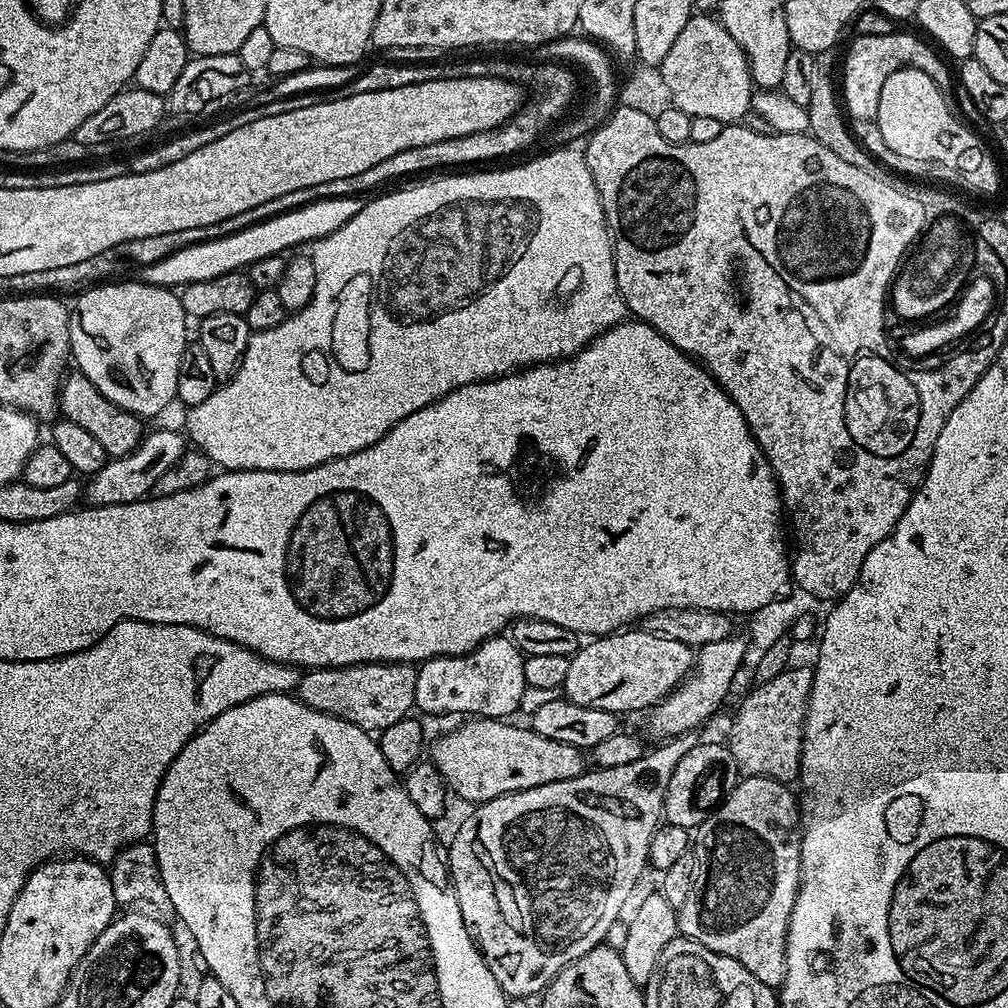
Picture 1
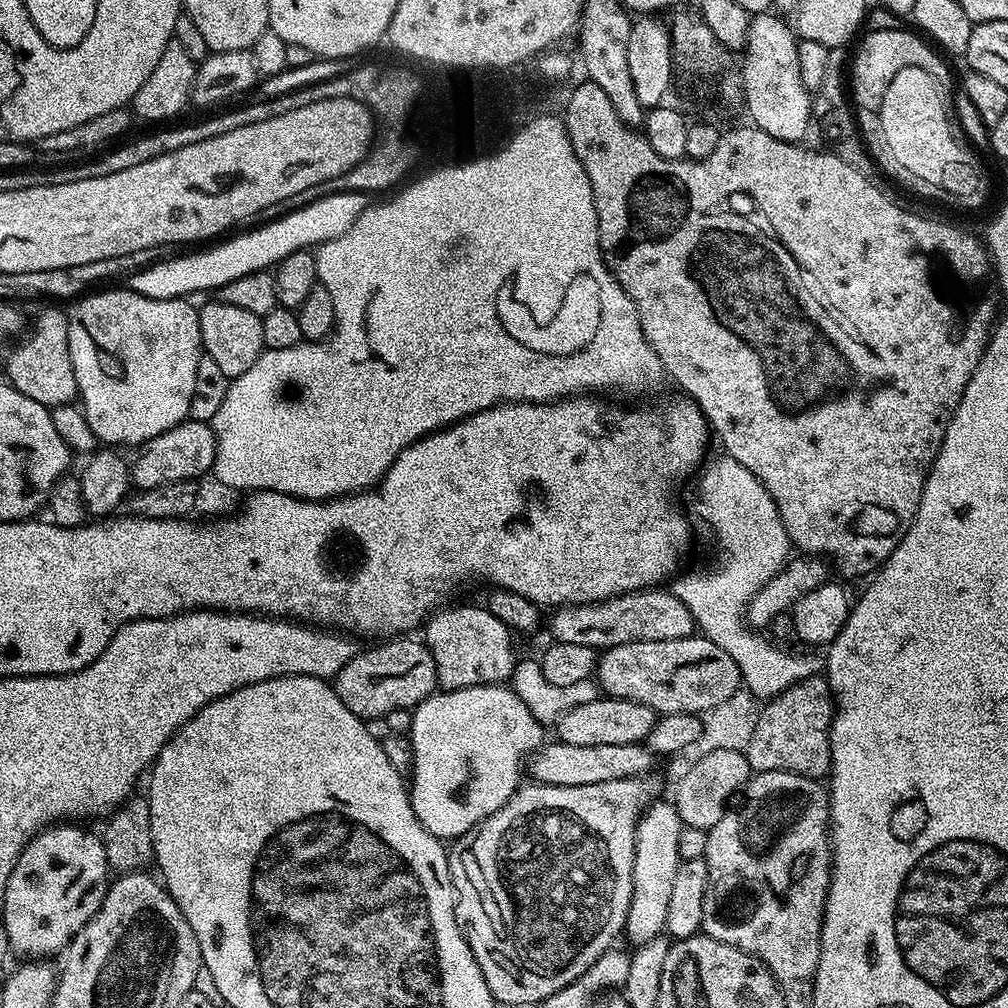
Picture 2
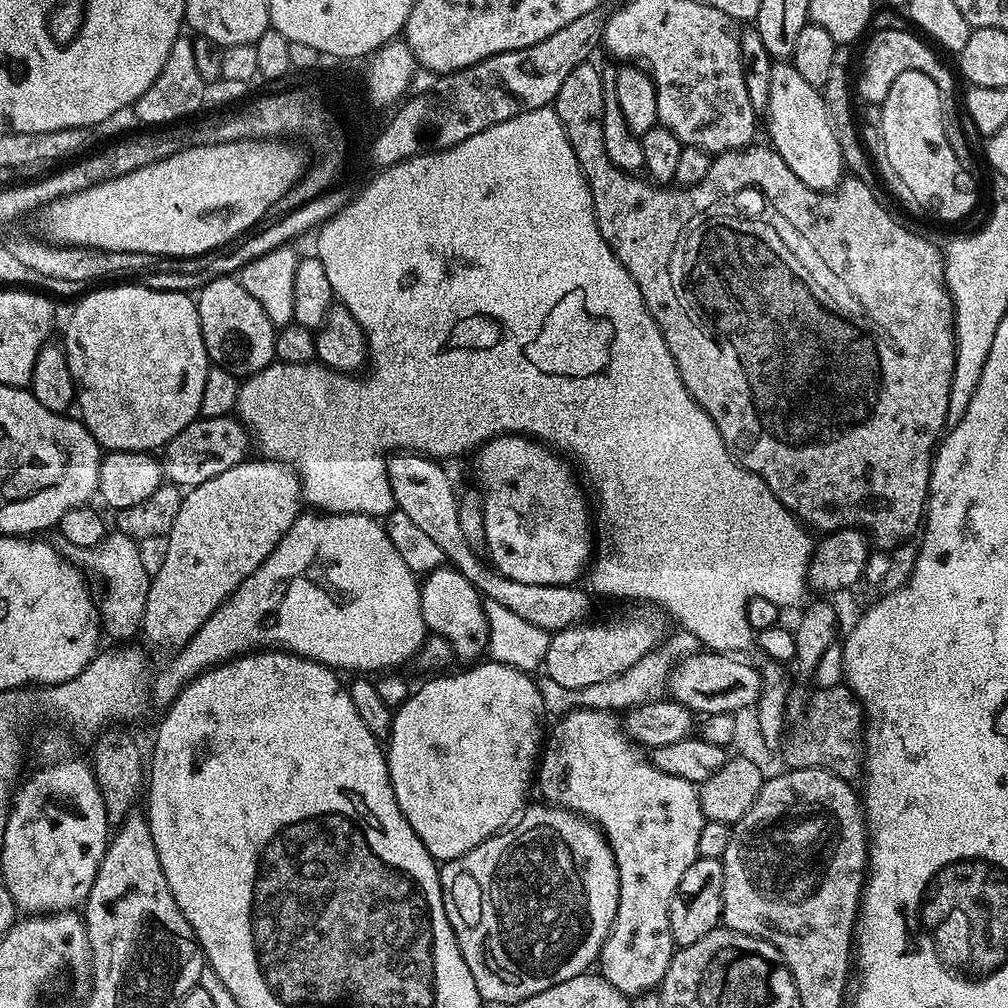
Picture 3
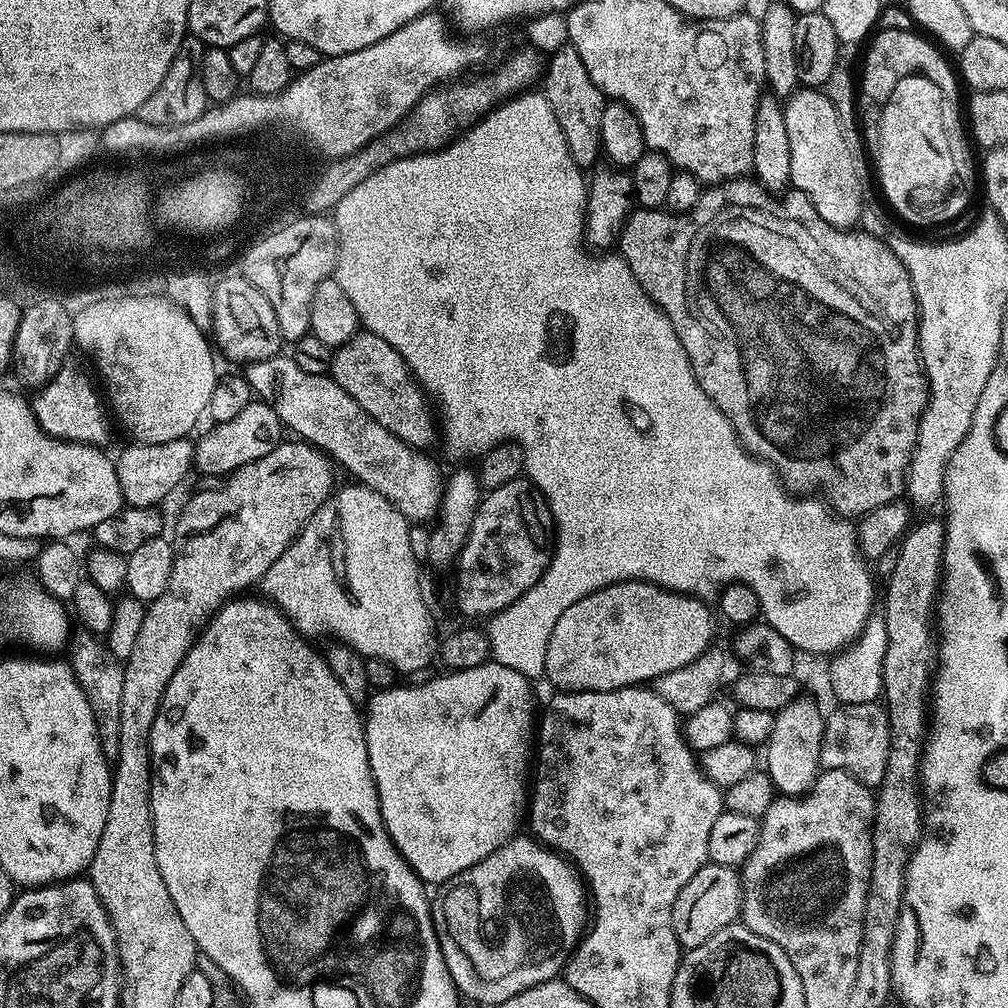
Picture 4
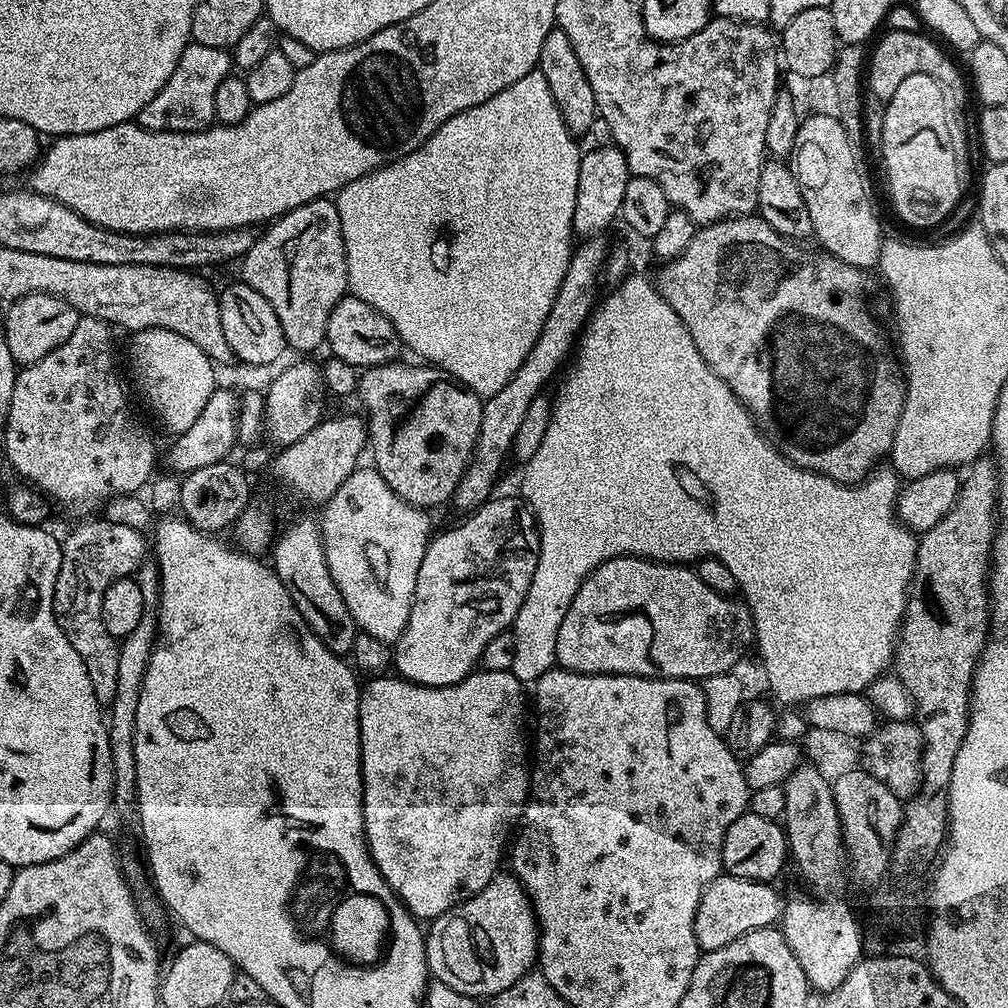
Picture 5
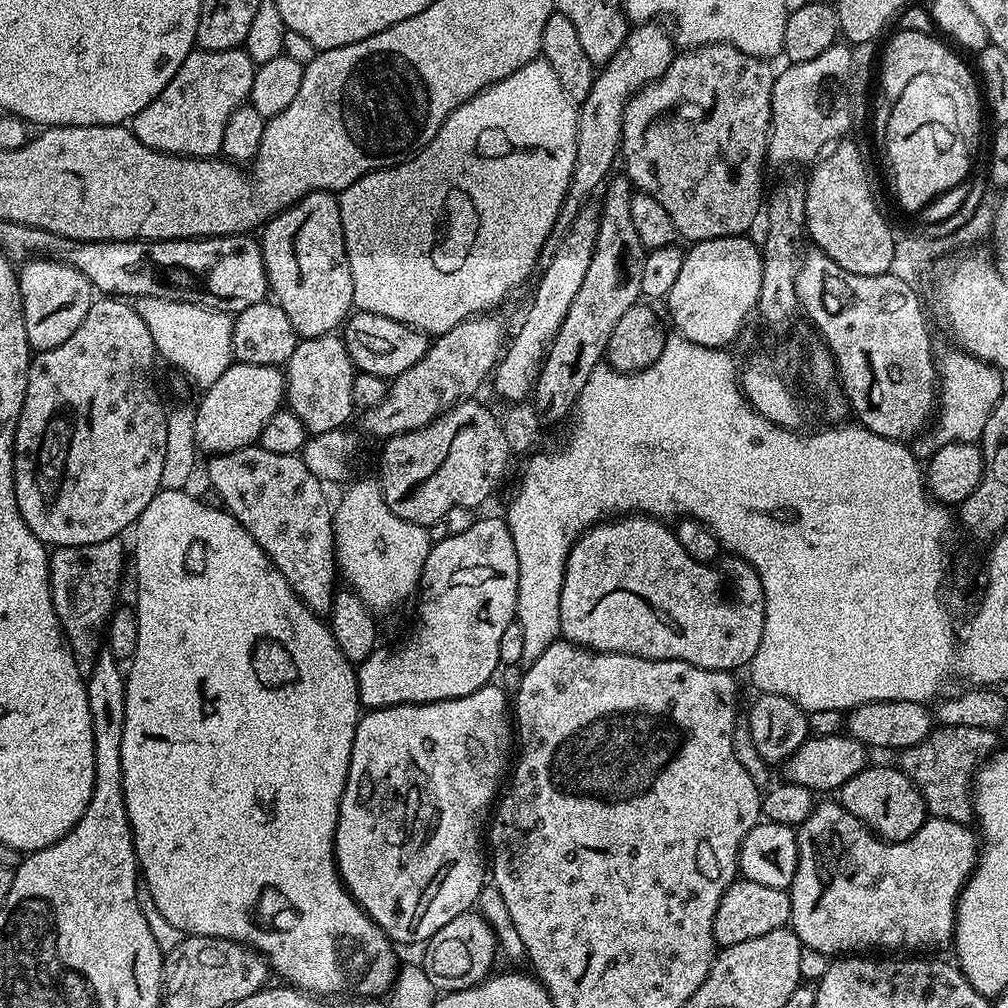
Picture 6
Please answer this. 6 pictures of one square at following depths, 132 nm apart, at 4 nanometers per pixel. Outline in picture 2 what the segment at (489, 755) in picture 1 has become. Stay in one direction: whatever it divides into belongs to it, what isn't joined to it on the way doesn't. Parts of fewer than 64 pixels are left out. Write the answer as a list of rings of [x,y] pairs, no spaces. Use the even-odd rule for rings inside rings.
[[[548,742],[531,757],[531,779],[541,784],[554,786],[594,786],[594,782],[614,782],[618,778],[647,776],[653,771],[652,760],[654,760],[654,753],[643,743],[626,746],[570,746],[559,742],[553,742],[553,744]]]

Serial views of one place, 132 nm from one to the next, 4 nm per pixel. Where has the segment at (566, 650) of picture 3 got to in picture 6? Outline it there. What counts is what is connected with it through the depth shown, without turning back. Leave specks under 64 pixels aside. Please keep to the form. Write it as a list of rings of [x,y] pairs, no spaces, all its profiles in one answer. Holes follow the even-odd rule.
[[[625,514],[619,518],[609,518],[601,523],[596,524],[592,528],[588,529],[583,536],[579,536],[573,543],[570,554],[568,555],[568,561],[564,567],[564,577],[562,578],[562,598],[560,599],[560,636],[563,639],[570,641],[572,644],[577,644],[579,648],[591,648],[593,652],[617,652],[618,654],[630,654],[631,656],[637,656],[638,658],[650,658],[651,660],[685,660],[690,662],[694,666],[699,668],[705,668],[706,670],[714,670],[715,672],[730,672],[735,673],[736,668],[751,665],[754,654],[758,650],[758,642],[762,642],[762,630],[764,629],[764,595],[762,594],[762,582],[760,581],[760,575],[755,572],[754,569],[745,560],[741,560],[739,556],[733,556],[731,554],[725,555],[723,558],[711,563],[703,564],[698,562],[694,558],[690,558],[690,554],[686,554],[686,550],[682,550],[682,542],[676,537],[675,531],[671,527],[668,528],[663,519],[654,516],[645,516],[643,514]]]

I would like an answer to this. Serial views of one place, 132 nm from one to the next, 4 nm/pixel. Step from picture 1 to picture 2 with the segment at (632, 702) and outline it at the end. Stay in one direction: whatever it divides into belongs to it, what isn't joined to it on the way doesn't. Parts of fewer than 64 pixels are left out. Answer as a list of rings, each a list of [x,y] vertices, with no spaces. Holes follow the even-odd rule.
[[[702,634],[666,642],[626,642],[622,646],[603,649],[596,661],[594,679],[605,697],[642,702],[642,706],[650,706],[656,713],[665,716],[687,712],[706,713],[742,688],[739,668],[733,658],[726,654],[726,650],[722,650],[722,646],[710,642]]]

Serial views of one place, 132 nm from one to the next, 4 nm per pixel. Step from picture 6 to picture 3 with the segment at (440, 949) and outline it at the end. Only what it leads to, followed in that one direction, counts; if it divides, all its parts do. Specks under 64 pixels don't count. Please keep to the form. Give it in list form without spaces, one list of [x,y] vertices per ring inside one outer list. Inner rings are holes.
[[[539,803],[525,807],[511,826],[440,868],[446,918],[484,1002],[519,1002],[589,971],[597,963],[618,910],[618,866],[604,833],[569,808]]]

